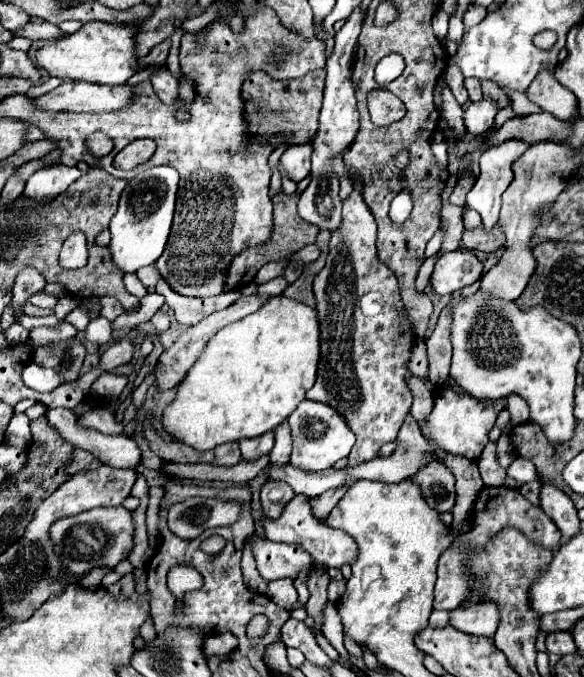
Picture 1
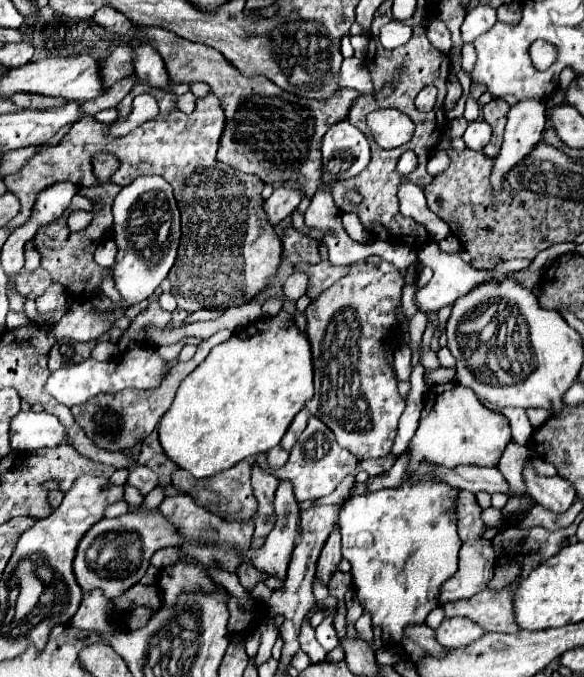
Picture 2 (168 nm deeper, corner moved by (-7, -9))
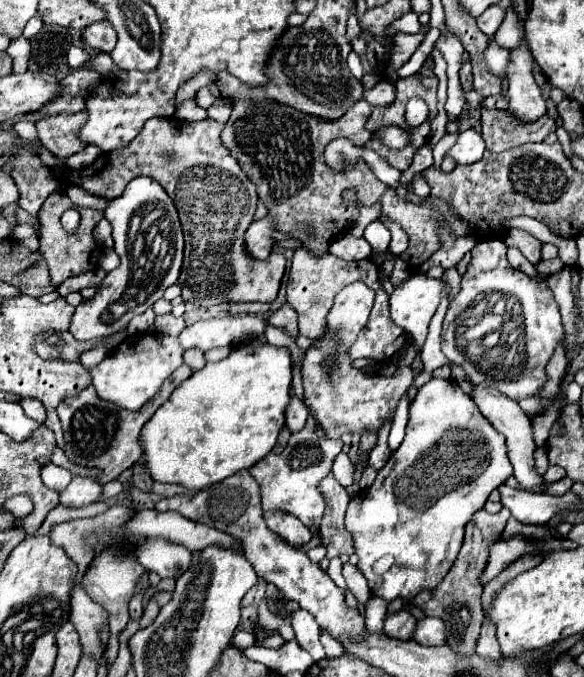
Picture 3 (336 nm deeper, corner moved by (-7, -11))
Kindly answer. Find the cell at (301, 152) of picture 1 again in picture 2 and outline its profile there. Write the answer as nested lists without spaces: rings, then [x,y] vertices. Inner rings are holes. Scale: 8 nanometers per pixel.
[[[277,187],[263,205],[263,211],[267,213],[267,221],[271,221],[271,225],[277,227],[285,217],[289,217],[295,211],[295,207],[301,203],[301,199],[303,199],[301,189]]]

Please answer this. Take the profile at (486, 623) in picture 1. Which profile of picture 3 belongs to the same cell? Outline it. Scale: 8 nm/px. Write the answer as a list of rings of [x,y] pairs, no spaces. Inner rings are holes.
[[[427,617],[417,623],[413,639],[421,645],[443,645],[447,643],[447,625],[443,623],[443,619]]]

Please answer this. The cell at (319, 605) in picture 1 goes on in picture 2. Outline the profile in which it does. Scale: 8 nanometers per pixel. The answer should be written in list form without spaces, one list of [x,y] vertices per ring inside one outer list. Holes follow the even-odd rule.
[[[335,523],[335,529],[331,531],[331,537],[327,537],[323,545],[323,553],[317,561],[317,575],[323,583],[329,583],[331,573],[337,571],[337,565],[341,561],[341,537],[339,537],[339,525]]]

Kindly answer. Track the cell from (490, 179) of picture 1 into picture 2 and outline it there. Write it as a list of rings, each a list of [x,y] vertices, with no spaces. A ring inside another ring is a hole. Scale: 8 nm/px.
[[[527,99],[511,105],[507,113],[505,137],[499,155],[495,157],[495,169],[491,173],[493,191],[499,193],[507,171],[517,165],[531,149],[541,141],[545,127],[545,101]]]

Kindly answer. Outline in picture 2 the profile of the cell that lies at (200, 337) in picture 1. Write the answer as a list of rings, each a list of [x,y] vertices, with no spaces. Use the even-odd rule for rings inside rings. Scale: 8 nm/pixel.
[[[217,331],[215,335],[211,335],[209,339],[205,339],[199,347],[193,359],[185,361],[185,363],[177,363],[171,367],[171,371],[167,373],[167,377],[163,379],[163,383],[153,389],[153,391],[139,391],[139,389],[123,389],[119,393],[107,393],[107,395],[95,395],[91,397],[91,401],[83,403],[83,405],[75,405],[71,407],[71,413],[75,417],[75,421],[79,423],[79,427],[85,431],[85,435],[99,447],[105,451],[127,451],[131,447],[135,447],[137,443],[141,443],[159,423],[159,419],[163,417],[163,413],[171,407],[173,397],[177,387],[181,385],[181,381],[209,355],[209,351],[227,341],[231,337],[231,331]]]

